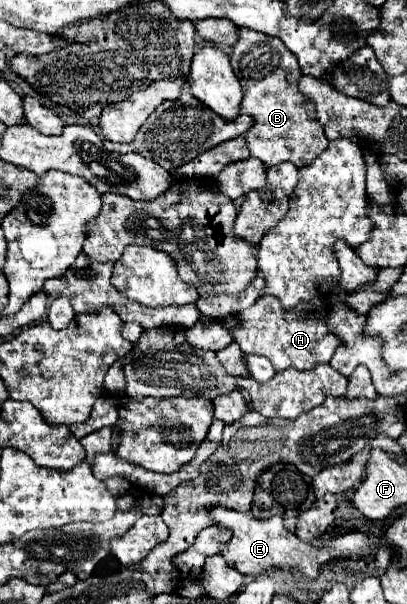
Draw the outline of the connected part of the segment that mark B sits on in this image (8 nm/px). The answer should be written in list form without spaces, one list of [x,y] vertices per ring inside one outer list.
[[[239,28],[239,38],[233,44],[231,66],[245,94],[241,112],[255,116],[255,128],[245,136],[251,156],[259,158],[265,166],[293,162],[301,168],[311,164],[327,148],[329,140],[315,118],[315,104],[299,92],[299,78],[303,72],[287,46],[279,38]]]

